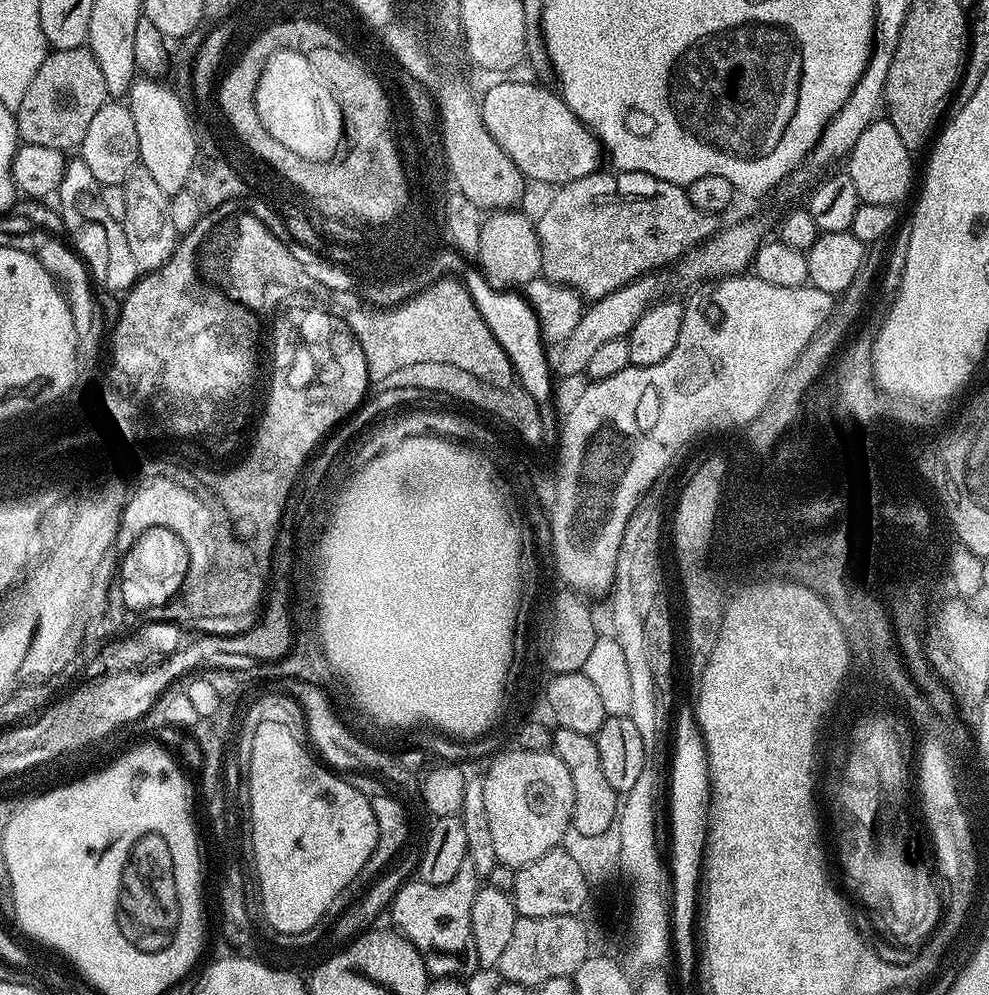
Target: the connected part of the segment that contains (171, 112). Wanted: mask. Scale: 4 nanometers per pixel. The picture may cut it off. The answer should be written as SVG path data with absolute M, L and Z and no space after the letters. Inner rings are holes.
M137 78L132 81L126 93L126 103L134 114L134 126L138 130L139 163L150 170L154 182L161 190L166 190L169 198L175 192L189 187L188 179L194 176L196 140L193 117L188 117L184 104L164 84L156 78Z

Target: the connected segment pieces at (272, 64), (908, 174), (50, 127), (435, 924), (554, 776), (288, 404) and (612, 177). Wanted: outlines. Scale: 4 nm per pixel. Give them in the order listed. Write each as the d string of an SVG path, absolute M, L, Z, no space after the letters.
M281 50L268 57L258 78L254 101L262 126L271 130L273 138L284 140L288 148L296 148L304 156L328 156L336 148L341 128L340 107L305 53Z
M877 118L866 130L862 130L862 138L846 157L846 171L854 181L861 201L866 204L899 205L899 200L908 196L912 188L912 156L913 153L898 138L898 130L886 118Z
M85 46L49 51L42 66L38 66L38 74L34 74L34 82L30 82L26 95L14 110L19 139L34 146L79 149L94 114L98 114L109 99L102 70L90 49Z
M468 859L462 862L458 874L450 878L450 882L445 884L425 884L419 885L416 892L416 901L412 904L411 883L401 883L400 888L392 897L390 913L395 931L406 937L416 949L420 951L420 957L424 960L424 965L428 968L428 975L432 978L468 978L472 971L477 971L476 951L474 950L474 930L470 926L470 910L474 907L474 898L482 886L482 877L478 870L474 870L474 862Z
M551 750L546 752L515 751L516 752L504 752L500 757L497 755L495 759L491 761L493 764L489 766L488 773L483 773L482 776L484 793L486 794L486 815L490 818L490 831L492 831L494 837L494 854L499 863L506 864L513 870L526 866L530 862L534 862L534 858L542 858L542 854L546 854L550 849L557 847L557 845L563 841L560 839L566 834L569 835L570 825L572 823L572 811L574 810L574 782L570 782L570 770L566 770L566 762L562 762L562 758L558 758L555 752Z
M323 307L286 313L272 332L272 352L276 355L276 365L272 368L272 389L268 392L268 405L265 406L264 417L256 428L252 449L244 461L237 463L227 473L228 485L218 492L219 501L235 535L245 545L254 544L247 548L254 550L253 556L258 556L254 560L262 570L269 567L266 556L272 556L272 550L276 546L276 540L268 538L276 536L280 519L284 517L284 508L278 508L278 502L282 507L288 505L288 498L296 486L297 477L304 471L310 457L321 447L325 437L364 403L370 392L368 367L359 342L342 318L326 312Z
M597 170L590 173L586 178L578 178L569 184L559 185L555 189L556 197L549 202L541 214L540 220L535 221L536 233L540 238L540 249L542 250L542 266L540 267L543 279L552 280L555 284L565 284L567 288L572 288L575 292L580 293L585 301L595 302L601 300L606 294L610 294L614 290L618 290L622 286L626 286L632 280L638 279L640 276L647 276L655 273L656 268L660 268L663 264L672 264L676 259L687 257L693 250L699 249L701 245L712 239L721 227L721 217L714 212L706 210L698 210L698 206L694 206L694 202L690 202L687 191L681 185L674 182L666 182L665 180L655 180L650 190L626 190L624 188L625 177L617 174L615 171Z

